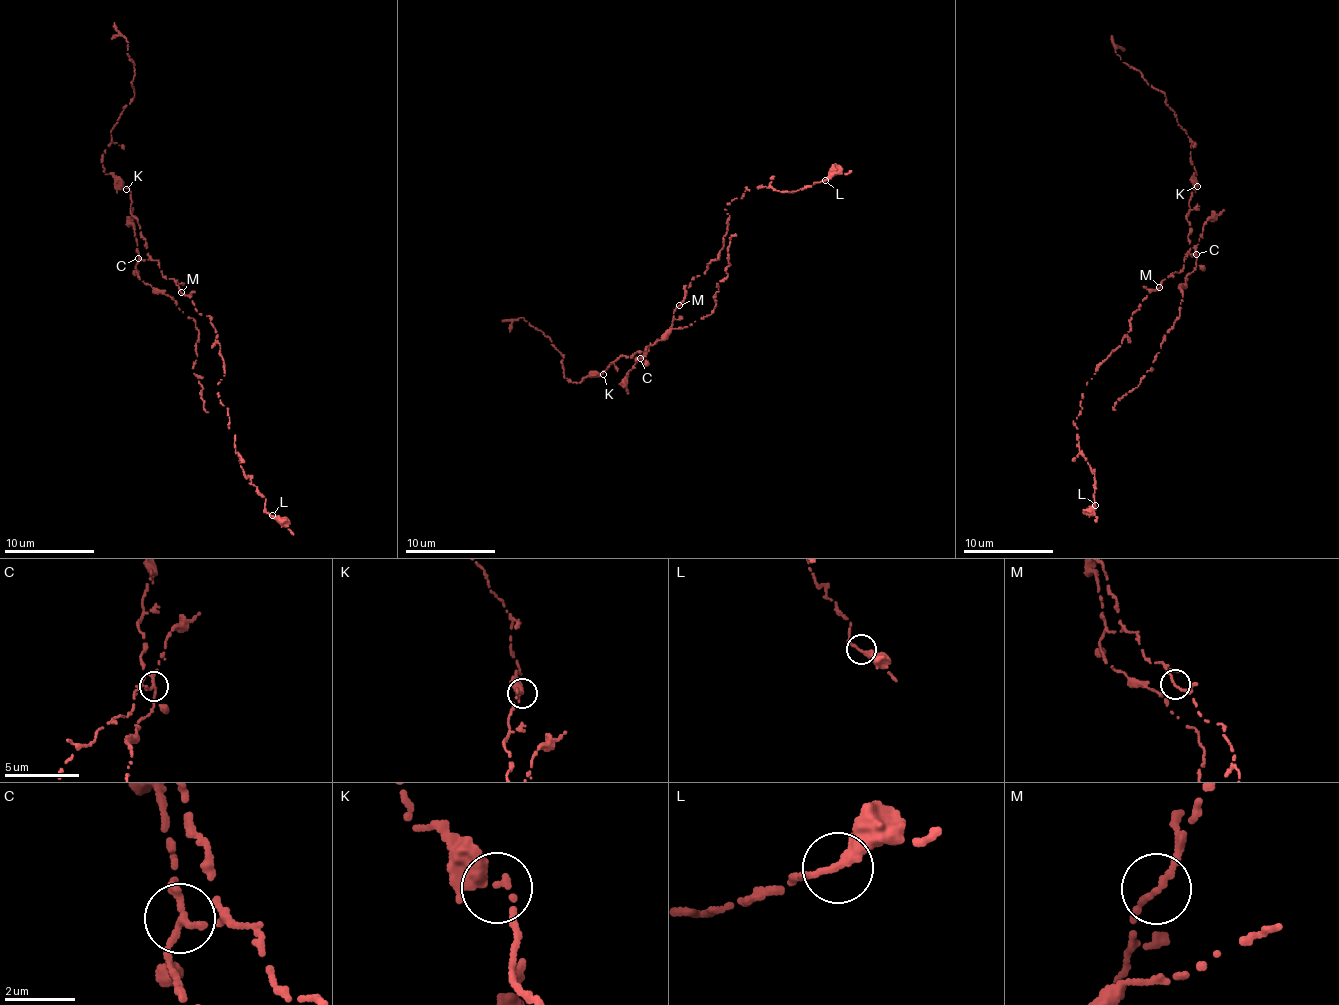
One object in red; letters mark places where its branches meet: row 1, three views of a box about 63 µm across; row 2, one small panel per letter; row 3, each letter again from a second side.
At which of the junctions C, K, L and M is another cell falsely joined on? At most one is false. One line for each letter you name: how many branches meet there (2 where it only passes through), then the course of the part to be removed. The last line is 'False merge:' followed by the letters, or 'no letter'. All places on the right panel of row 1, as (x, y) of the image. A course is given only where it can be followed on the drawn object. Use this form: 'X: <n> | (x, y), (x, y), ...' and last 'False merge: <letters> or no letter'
C: 2 | (1195, 253), (1197, 267), (1181, 289), (1180, 311), (1153, 367), (1139, 385), (1126, 392), (1112, 409)
False merge: C

